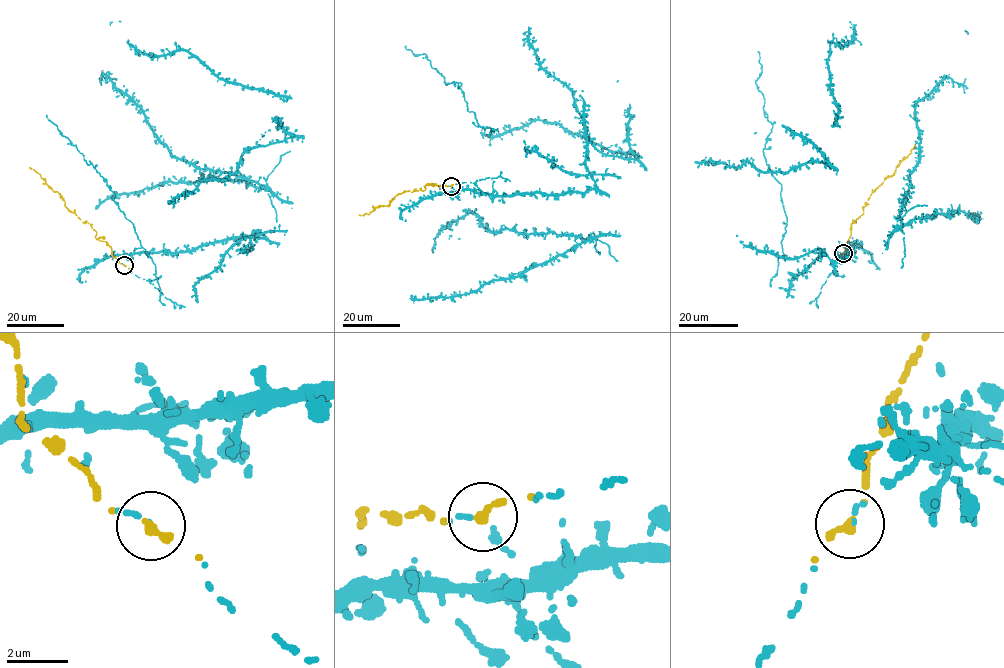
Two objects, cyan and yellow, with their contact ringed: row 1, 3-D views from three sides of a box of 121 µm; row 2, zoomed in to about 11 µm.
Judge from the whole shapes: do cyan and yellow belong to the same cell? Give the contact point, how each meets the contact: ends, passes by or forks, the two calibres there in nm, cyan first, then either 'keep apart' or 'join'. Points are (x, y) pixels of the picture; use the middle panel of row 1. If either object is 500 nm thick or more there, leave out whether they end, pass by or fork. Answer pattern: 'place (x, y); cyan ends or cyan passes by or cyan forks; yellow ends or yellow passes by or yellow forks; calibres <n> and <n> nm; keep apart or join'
place (451, 186); cyan ends; yellow ends; calibres 140 and 320 nm; join

